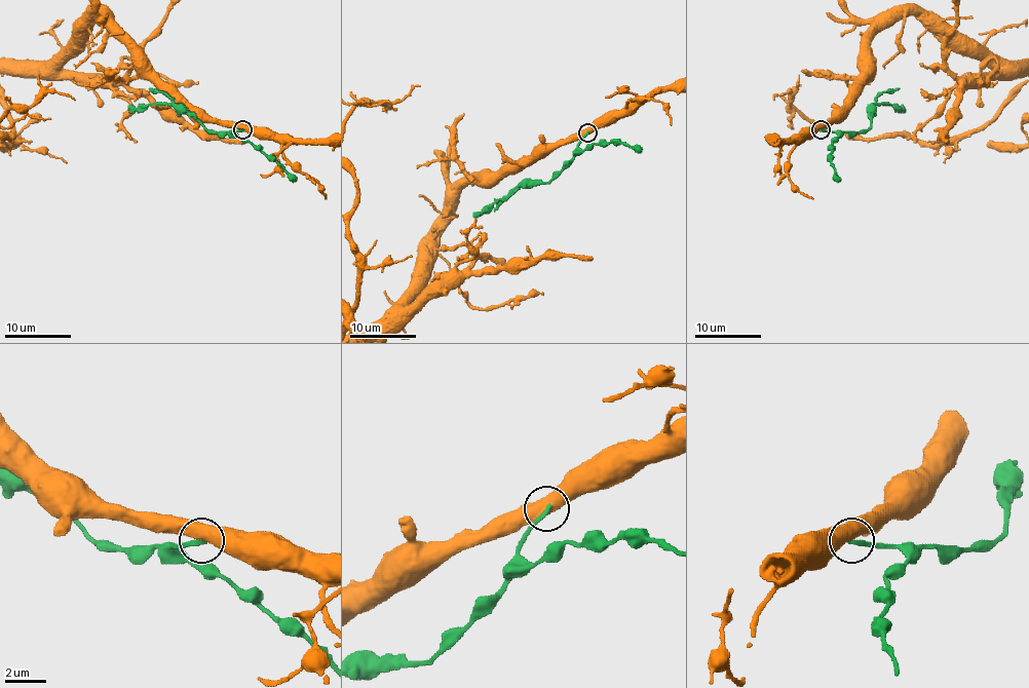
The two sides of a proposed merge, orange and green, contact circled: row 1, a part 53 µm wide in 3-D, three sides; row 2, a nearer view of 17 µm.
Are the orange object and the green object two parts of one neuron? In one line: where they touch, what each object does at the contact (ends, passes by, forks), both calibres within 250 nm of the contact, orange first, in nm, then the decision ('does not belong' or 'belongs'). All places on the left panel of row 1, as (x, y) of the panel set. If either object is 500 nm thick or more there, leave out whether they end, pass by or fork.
at (242, 129); 600 nm thick on the orange side, 240 nm on the other; does not belong

